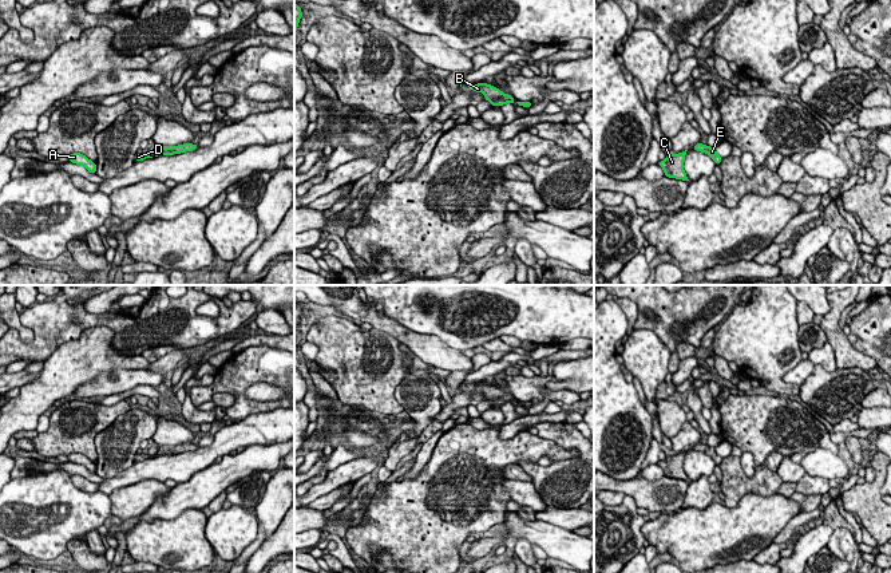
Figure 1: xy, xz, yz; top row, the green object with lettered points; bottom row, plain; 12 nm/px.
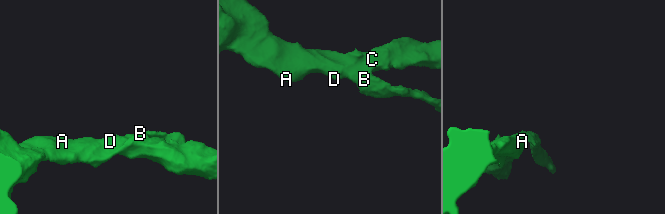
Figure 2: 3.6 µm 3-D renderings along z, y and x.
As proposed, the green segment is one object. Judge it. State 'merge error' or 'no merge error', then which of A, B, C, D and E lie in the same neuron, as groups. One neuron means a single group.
no merge error | A B C D E

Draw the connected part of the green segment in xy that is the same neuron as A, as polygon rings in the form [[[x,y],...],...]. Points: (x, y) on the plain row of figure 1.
[[[80,453],[67,455],[70,462],[84,466],[90,473],[96,474],[96,463]]]

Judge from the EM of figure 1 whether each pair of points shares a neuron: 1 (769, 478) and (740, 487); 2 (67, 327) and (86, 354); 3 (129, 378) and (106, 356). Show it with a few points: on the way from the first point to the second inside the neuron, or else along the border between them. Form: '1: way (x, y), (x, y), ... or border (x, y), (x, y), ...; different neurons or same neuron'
1: way (763, 483), (747, 483); same neuron
2: border (105, 325), (83, 328), (50, 356); different neurons
3: border (146, 368), (113, 367), (98, 374), (90, 382); different neurons

